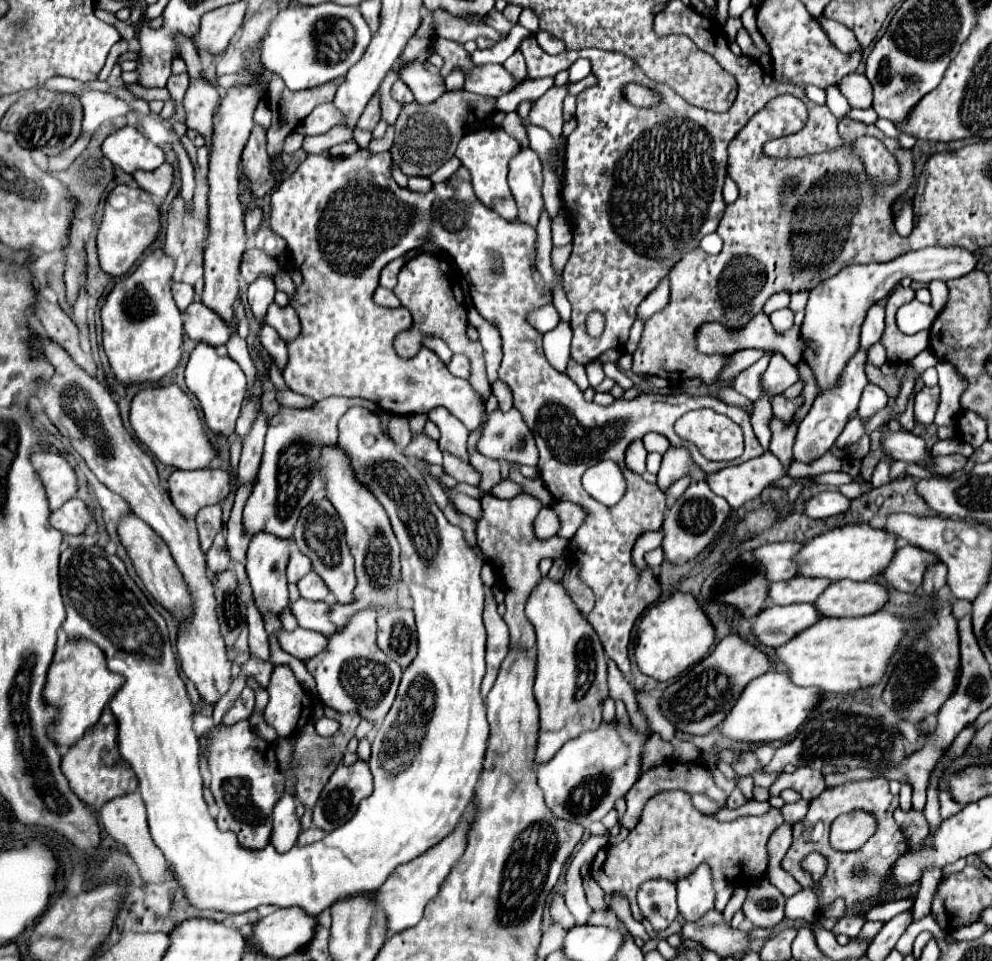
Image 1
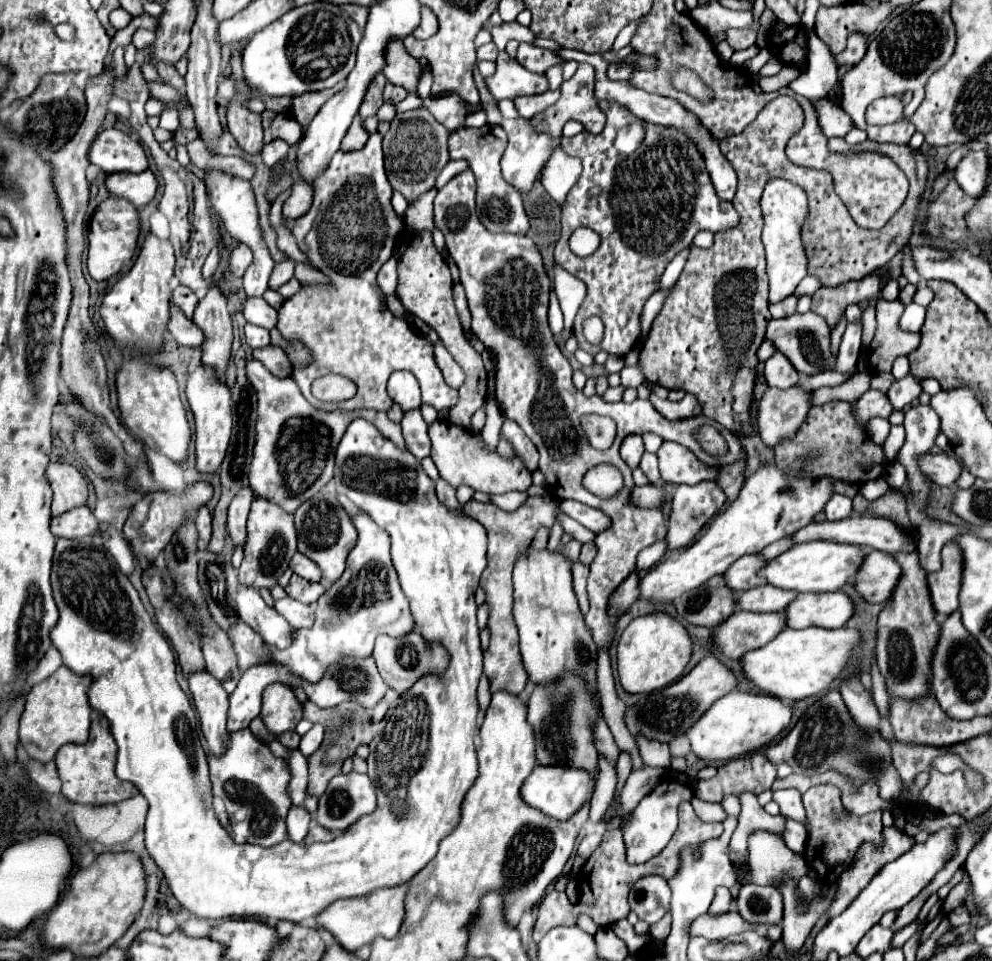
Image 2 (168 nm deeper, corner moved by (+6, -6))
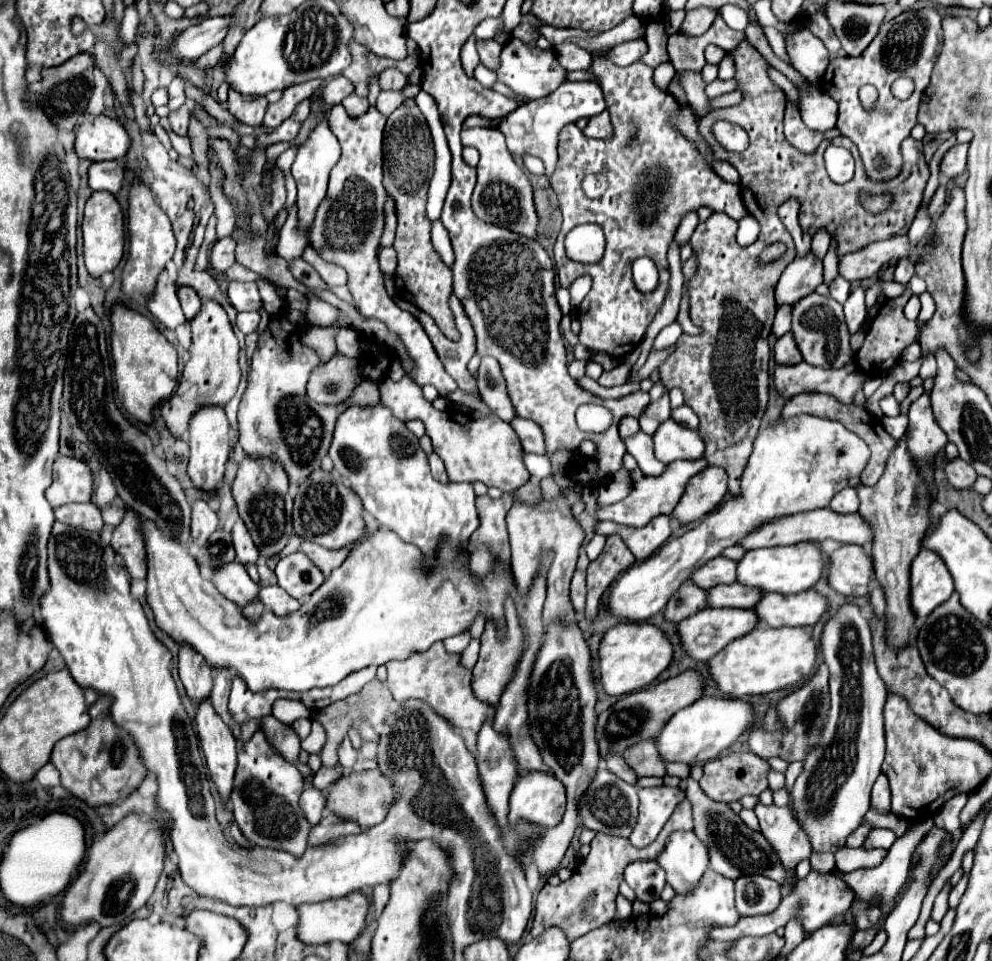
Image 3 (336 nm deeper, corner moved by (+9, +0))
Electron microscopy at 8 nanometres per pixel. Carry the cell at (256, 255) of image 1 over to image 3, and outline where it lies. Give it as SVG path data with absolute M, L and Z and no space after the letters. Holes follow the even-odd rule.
M233 238L217 240L209 254L211 268L217 272L225 272L235 262L235 246L237 246L237 242Z

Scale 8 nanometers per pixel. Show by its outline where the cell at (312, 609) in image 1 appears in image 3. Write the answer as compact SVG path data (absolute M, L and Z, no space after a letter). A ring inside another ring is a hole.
M265 586L265 588L261 588L259 590L259 600L265 604L267 610L275 612L275 616L291 614L291 612L295 612L301 606L293 596L289 596L279 586Z

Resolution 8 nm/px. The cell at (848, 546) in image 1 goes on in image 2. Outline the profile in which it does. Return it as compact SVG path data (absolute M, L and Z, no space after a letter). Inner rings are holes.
M814 540L814 542L792 546L788 552L770 560L768 566L760 574L768 580L768 584L772 584L776 588L798 590L798 592L836 592L850 578L854 578L854 574L858 572L858 566L862 566L864 558L866 558L866 554L856 544Z

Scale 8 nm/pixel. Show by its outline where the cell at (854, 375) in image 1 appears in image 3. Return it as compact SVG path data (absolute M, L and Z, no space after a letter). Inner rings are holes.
M863 286L853 288L843 306L845 306L845 320L847 320L847 326L849 326L849 332L857 332L861 328L861 324L867 320Z

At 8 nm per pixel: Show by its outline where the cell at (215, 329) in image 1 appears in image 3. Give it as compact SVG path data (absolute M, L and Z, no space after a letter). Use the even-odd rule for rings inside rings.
M163 270L159 274L157 284L155 284L155 292L147 298L147 308L169 330L175 330L177 326L187 322L185 314L183 314L183 310L179 306L179 300L177 300L177 286L169 278L167 270Z

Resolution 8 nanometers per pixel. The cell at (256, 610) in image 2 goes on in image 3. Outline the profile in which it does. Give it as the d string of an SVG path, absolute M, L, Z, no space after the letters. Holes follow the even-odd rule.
M227 562L215 568L213 582L223 596L233 600L241 608L259 596L259 586L249 578L245 566L239 562Z

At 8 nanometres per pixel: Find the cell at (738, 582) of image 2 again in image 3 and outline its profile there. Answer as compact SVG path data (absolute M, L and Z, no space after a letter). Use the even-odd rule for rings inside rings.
M717 556L715 560L709 560L707 564L703 564L703 568L697 568L691 576L689 582L697 584L703 590L709 590L717 584L731 584L735 582L735 570L737 570L737 562L727 560L723 556Z

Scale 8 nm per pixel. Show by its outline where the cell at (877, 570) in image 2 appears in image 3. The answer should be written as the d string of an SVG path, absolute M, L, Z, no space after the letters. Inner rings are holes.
M845 544L829 556L827 584L843 596L867 596L873 560L861 546Z

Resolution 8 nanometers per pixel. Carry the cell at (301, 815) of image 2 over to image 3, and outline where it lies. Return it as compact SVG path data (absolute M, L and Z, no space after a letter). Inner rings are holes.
M307 786L301 794L299 804L305 812L305 818L315 826L323 818L323 812L325 812L325 806L327 806L327 796L325 796L325 792L321 792L313 786Z

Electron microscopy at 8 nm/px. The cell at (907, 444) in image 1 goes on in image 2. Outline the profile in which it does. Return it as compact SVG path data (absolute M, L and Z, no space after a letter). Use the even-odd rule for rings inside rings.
M922 454L918 458L918 468L936 484L940 486L952 486L960 476L960 464L954 458L948 458L946 454Z

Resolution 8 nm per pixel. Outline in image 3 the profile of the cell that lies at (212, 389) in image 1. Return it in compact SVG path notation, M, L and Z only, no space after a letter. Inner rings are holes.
M209 406L209 408L199 408L195 416L191 418L189 426L189 446L191 446L191 456L189 456L189 468L187 476L191 478L193 486L203 492L213 492L223 480L225 464L229 458L229 422L225 416L225 410L221 406Z

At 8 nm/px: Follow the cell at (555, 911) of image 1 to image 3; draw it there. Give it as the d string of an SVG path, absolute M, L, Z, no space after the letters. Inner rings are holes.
M683 800L675 812L671 814L669 822L665 824L663 832L659 834L659 838L649 844L647 848L633 848L631 842L627 838L619 838L619 836L605 836L605 834L597 834L591 842L591 852L589 856L577 866L577 870L573 872L573 876L567 882L561 882L559 886L549 886L545 884L537 896L535 902L535 916L533 916L533 926L531 926L531 936L539 936L543 930L557 926L563 928L567 940L577 940L579 936L611 922L615 918L615 898L617 898L617 888L619 882L623 880L623 870L629 862L635 860L655 860L657 854L663 850L665 840L671 832L675 830L693 830L693 816L691 816L691 804L687 800Z

